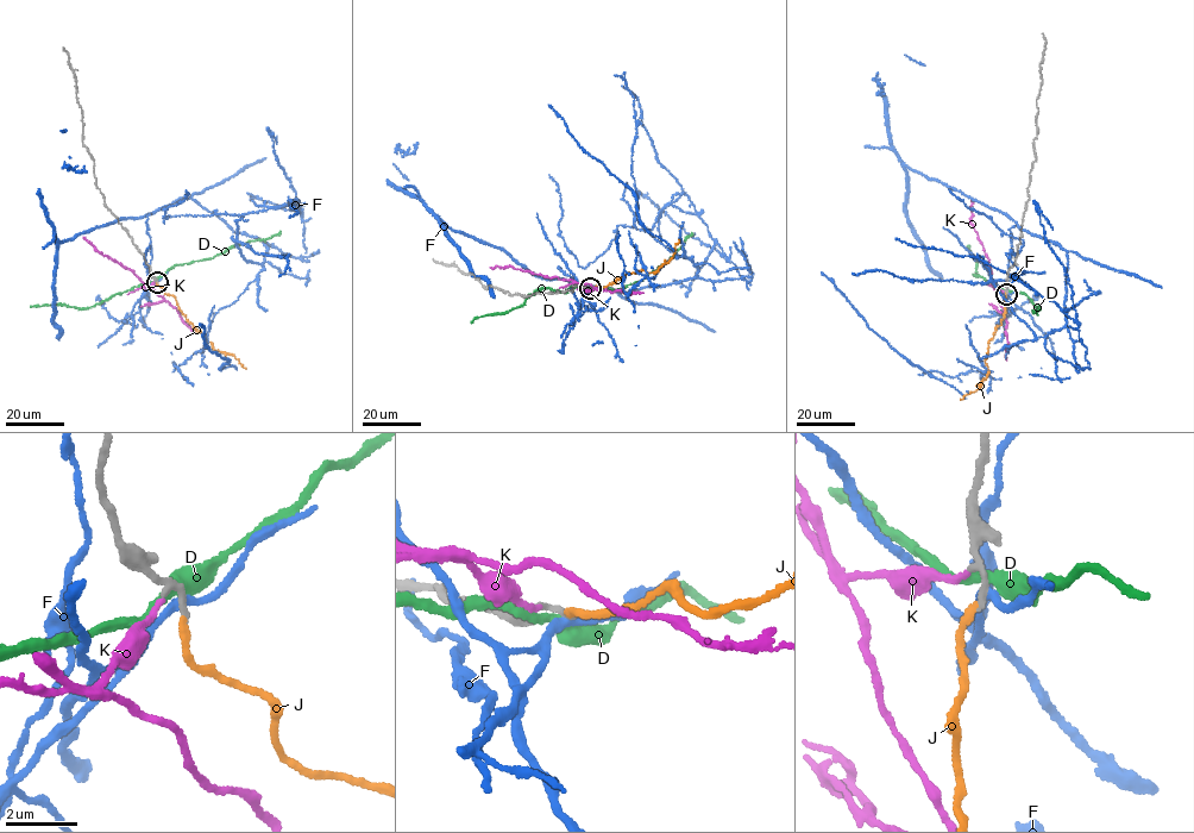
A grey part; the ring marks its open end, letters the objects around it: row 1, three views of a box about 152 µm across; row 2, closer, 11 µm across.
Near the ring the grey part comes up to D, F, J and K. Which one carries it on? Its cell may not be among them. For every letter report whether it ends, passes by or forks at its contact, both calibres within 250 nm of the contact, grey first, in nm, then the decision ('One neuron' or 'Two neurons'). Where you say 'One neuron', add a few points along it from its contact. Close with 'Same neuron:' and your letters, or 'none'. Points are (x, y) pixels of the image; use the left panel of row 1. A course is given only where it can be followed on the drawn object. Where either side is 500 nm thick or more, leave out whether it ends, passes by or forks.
D: It passes by. Thickness 240 nm (grey) against 360 nm. Two neurons
F: It passes by. Thickness 200 nm (grey) against 200 nm. Two neurons
J: It ends there. Thickness 170 nm (grey) against 190 nm. One neuron. Its course: (157, 281), (164, 293), (175, 298), (180, 309), (215, 350), (233, 355), (246, 368)
K: It ends there. Thickness 160 nm (grey) against 130 nm. Two neurons
Same neuron: J

